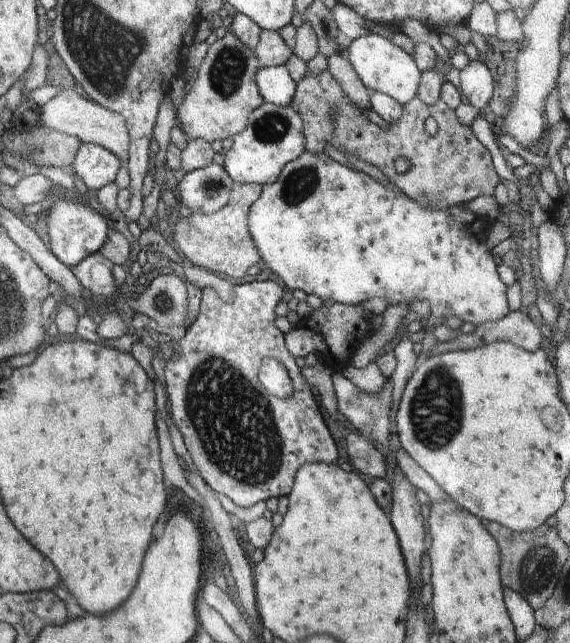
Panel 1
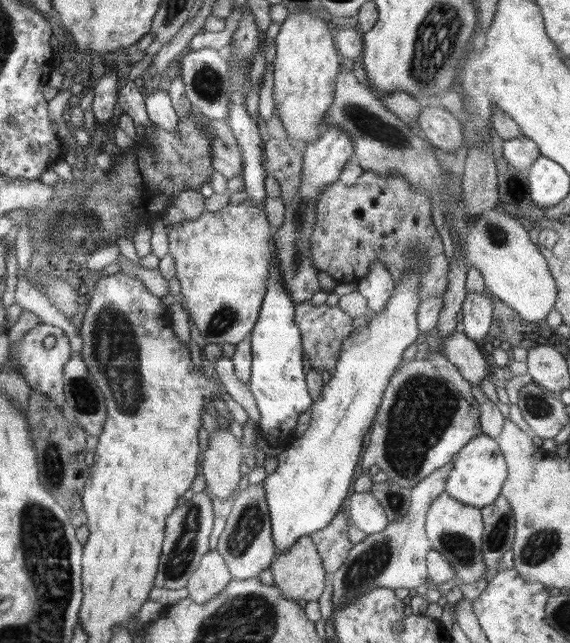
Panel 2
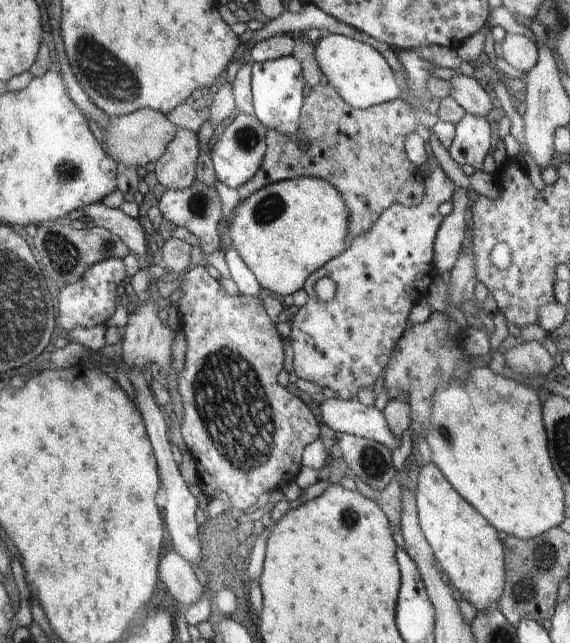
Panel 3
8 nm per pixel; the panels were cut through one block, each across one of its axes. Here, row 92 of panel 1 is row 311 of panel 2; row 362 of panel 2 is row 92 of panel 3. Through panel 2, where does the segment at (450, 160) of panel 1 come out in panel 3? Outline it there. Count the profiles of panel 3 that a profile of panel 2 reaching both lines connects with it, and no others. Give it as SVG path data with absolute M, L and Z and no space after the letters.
M322 82L315 86L309 96L304 99L299 118L299 130L307 139L307 151L302 153L299 140L294 135L268 130L267 149L262 164L246 184L237 188L238 194L241 200L244 200L266 185L298 177L316 177L325 180L340 192L348 209L347 242L350 244L355 238L364 236L378 220L380 214L390 208L391 204L400 203L405 207L415 207L422 202L426 178L419 167L410 162L404 146L407 135L415 130L415 118L419 118L419 110L410 106L404 97L358 110L346 104L332 85Z

